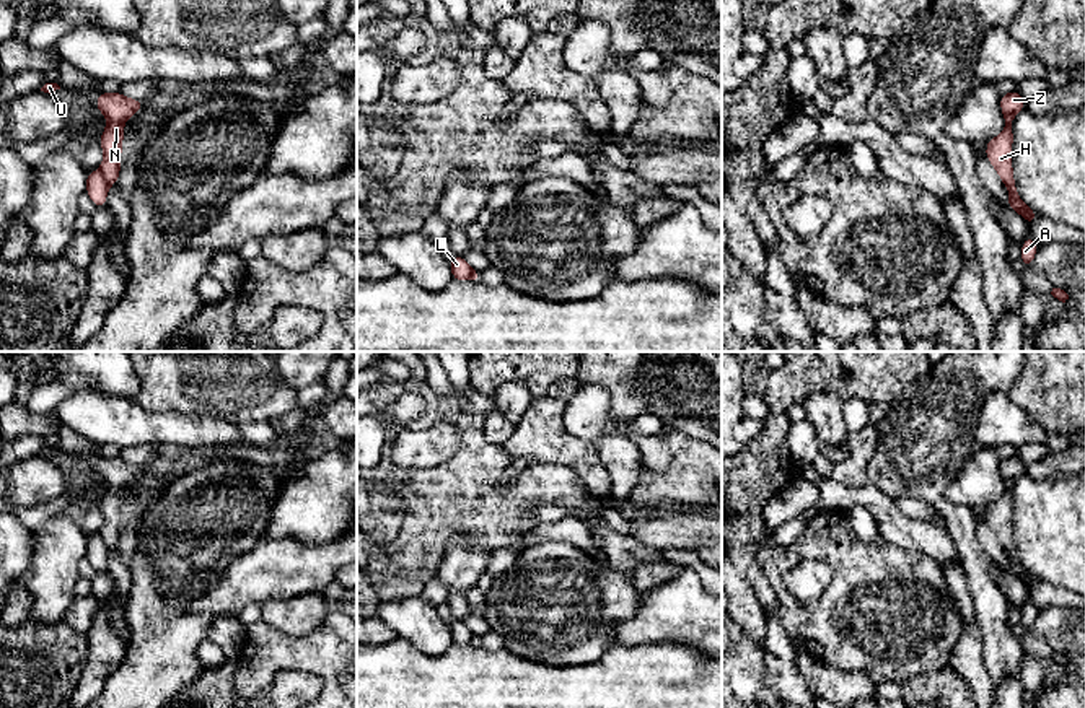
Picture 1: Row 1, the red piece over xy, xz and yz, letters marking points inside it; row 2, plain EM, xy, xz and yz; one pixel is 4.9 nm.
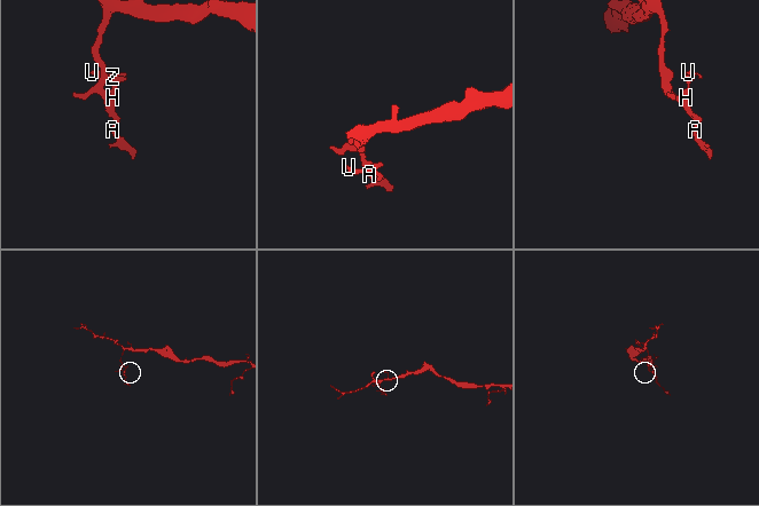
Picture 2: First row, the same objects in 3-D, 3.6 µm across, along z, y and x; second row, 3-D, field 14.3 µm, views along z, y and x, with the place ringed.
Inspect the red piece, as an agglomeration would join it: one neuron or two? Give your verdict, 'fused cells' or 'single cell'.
fused cells

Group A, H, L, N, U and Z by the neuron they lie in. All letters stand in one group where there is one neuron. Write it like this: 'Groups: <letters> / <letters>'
Groups: A H N U Z / L

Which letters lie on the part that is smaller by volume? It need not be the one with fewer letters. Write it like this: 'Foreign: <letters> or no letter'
Foreign: A, H, N, U, Z

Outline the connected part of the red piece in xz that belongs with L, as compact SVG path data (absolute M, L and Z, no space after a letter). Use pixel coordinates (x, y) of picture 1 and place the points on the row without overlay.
M453 620L450 623L450 632L451 632L453 645L463 646L471 643L472 633L468 628L468 623Z

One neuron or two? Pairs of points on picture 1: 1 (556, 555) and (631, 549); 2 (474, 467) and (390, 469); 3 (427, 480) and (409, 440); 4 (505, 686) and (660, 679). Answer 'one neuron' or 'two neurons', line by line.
1: two neurons
2: one neuron
3: two neurons
4: one neuron

